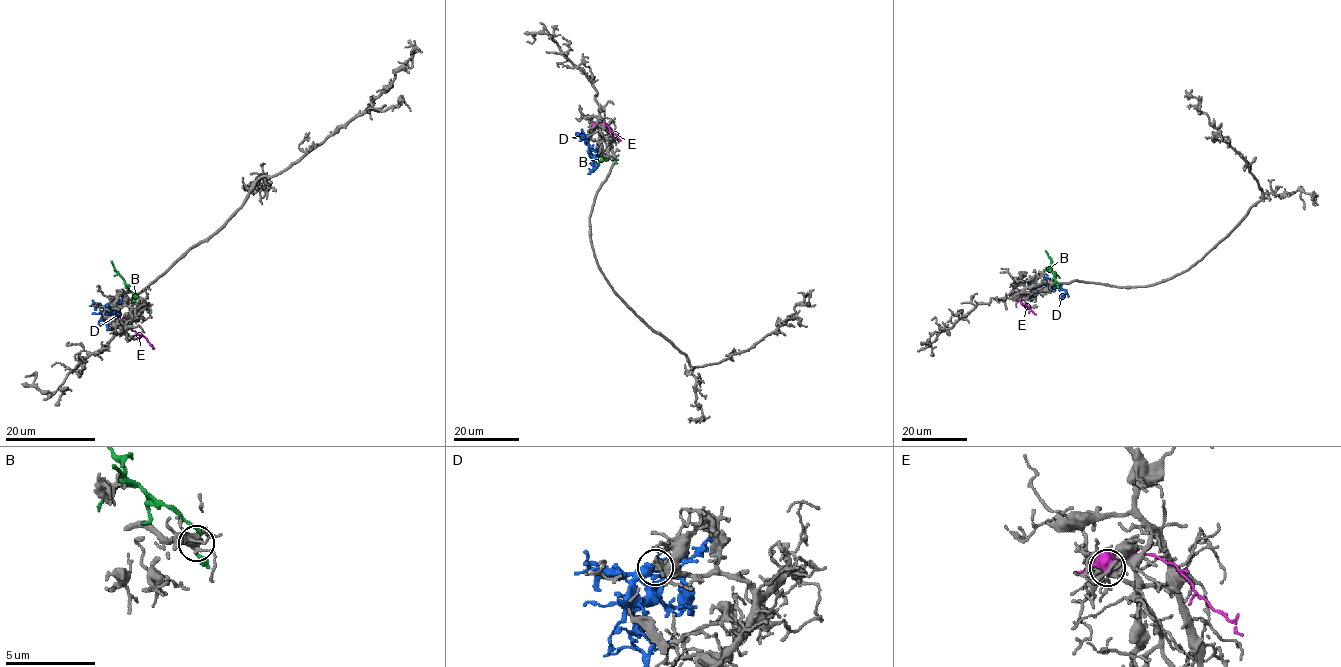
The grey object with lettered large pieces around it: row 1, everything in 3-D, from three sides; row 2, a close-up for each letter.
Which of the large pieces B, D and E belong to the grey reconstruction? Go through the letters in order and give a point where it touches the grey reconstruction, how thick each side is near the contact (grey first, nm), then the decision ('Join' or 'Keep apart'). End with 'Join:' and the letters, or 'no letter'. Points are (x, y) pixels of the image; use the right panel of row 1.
B: Touches grey at (1057, 283). Thickness 320 nm (grey) against 150 nm. Keep apart
D: Touches grey at (1033, 282). Thickness 160 nm (grey) against 360 nm. Keep apart
E: Touches grey at (1021, 294). Thickness 170 nm (grey) against 400 nm. Keep apart
Join: no letter

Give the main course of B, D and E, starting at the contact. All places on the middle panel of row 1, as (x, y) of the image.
B: (615, 162), (601, 155), (594, 156), (589, 150)
D: (589, 138), (585, 137), (589, 154), (593, 159), (593, 170), (599, 164)
E: (594, 126), (603, 123), (620, 140)

